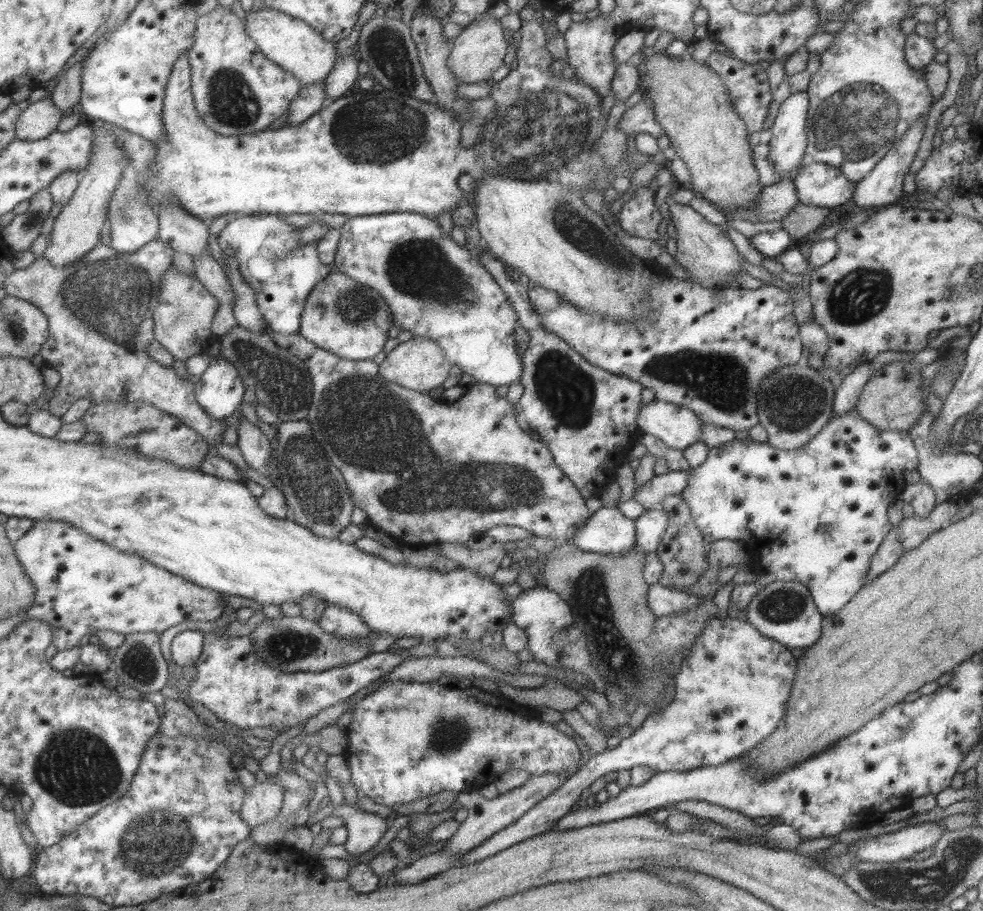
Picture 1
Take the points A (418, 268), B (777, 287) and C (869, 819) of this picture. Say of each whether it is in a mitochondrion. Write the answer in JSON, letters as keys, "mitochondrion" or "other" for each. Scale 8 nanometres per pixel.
{"A":"mitochondrion","B":"other","C":"other"}

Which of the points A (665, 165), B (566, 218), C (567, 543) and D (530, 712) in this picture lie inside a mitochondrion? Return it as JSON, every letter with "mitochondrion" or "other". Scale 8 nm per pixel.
{"A":"other","B":"mitochondrion","C":"other","D":"other"}

